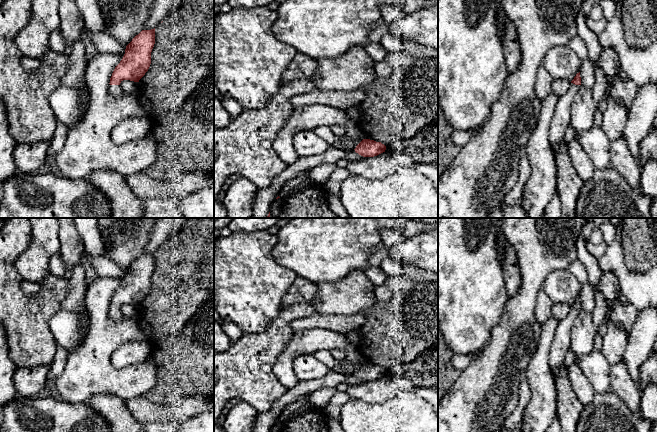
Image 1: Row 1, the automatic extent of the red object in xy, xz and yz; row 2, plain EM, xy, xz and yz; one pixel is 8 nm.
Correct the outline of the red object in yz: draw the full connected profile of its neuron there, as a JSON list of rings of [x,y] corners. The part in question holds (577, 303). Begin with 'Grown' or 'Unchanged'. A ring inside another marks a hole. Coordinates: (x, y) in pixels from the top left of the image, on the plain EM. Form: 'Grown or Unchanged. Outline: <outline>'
Grown. Outline: [[[579,296],[571,305],[567,317],[559,321],[549,353],[549,365],[553,376],[564,364],[566,352],[570,349],[572,327],[580,311],[581,301]]]

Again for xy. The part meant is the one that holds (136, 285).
Grown. Outline: [[[155,252],[142,254],[126,270],[125,278],[115,291],[110,302],[109,317],[112,321],[122,321],[120,311],[123,304],[139,306],[151,288],[151,276],[155,268]]]

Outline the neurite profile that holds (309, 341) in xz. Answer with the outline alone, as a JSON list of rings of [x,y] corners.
[[[315,328],[294,333],[291,341],[274,363],[273,372],[283,386],[291,389],[299,382],[293,372],[293,360],[296,357],[306,354],[313,355],[322,349],[331,351],[335,348],[343,349],[346,353],[345,358],[340,361],[342,365],[365,362],[358,344],[350,342],[343,333]]]

